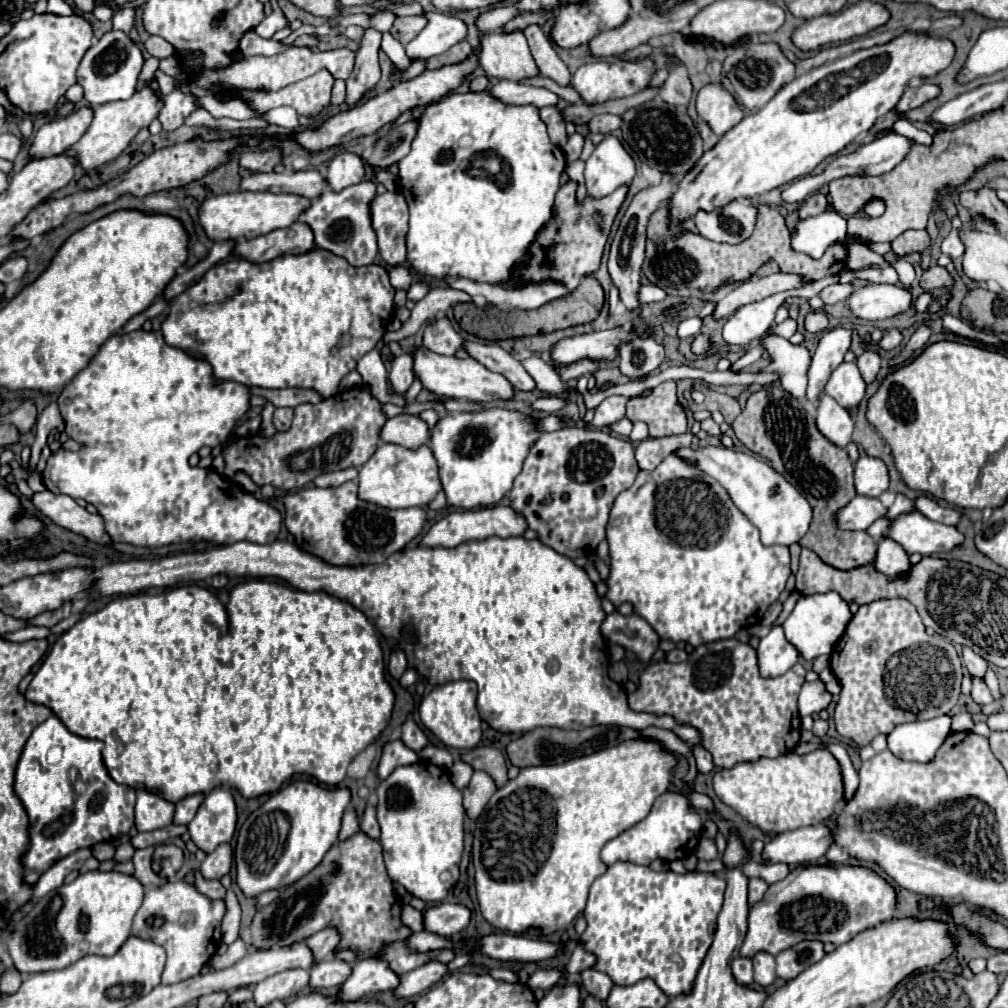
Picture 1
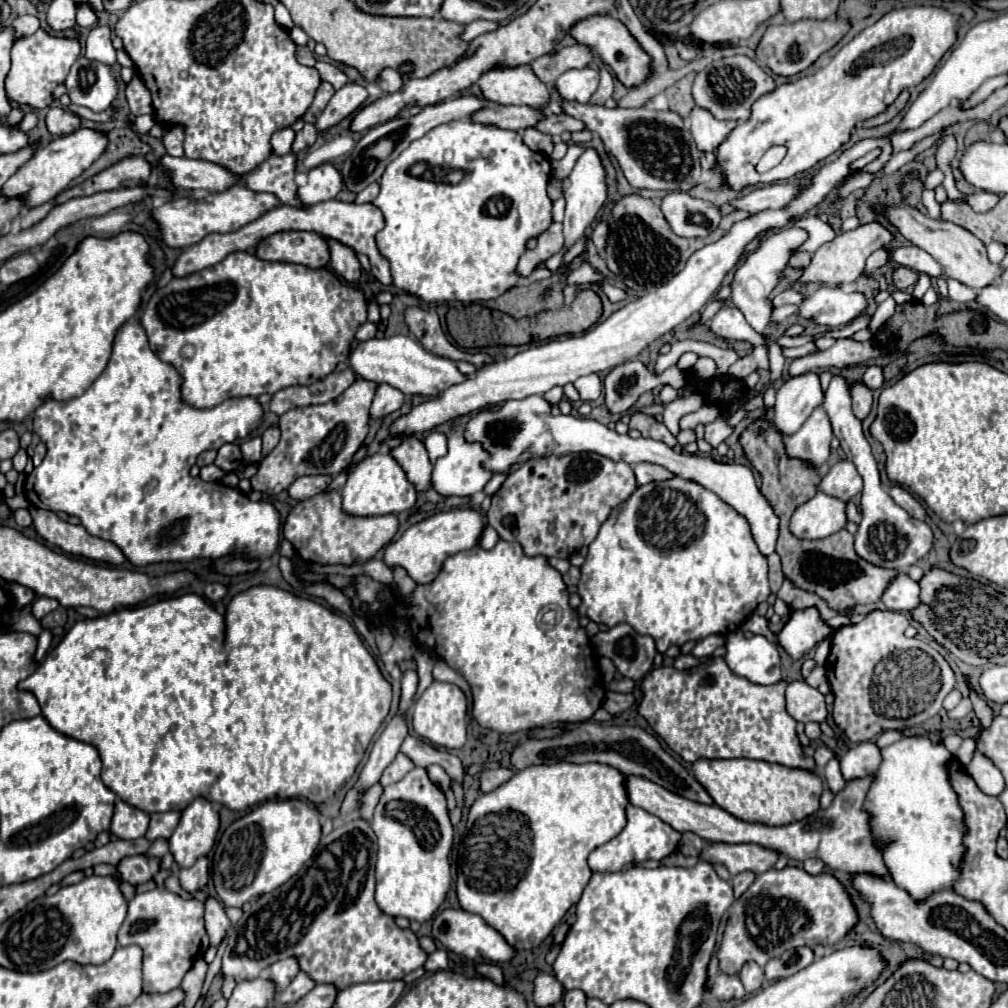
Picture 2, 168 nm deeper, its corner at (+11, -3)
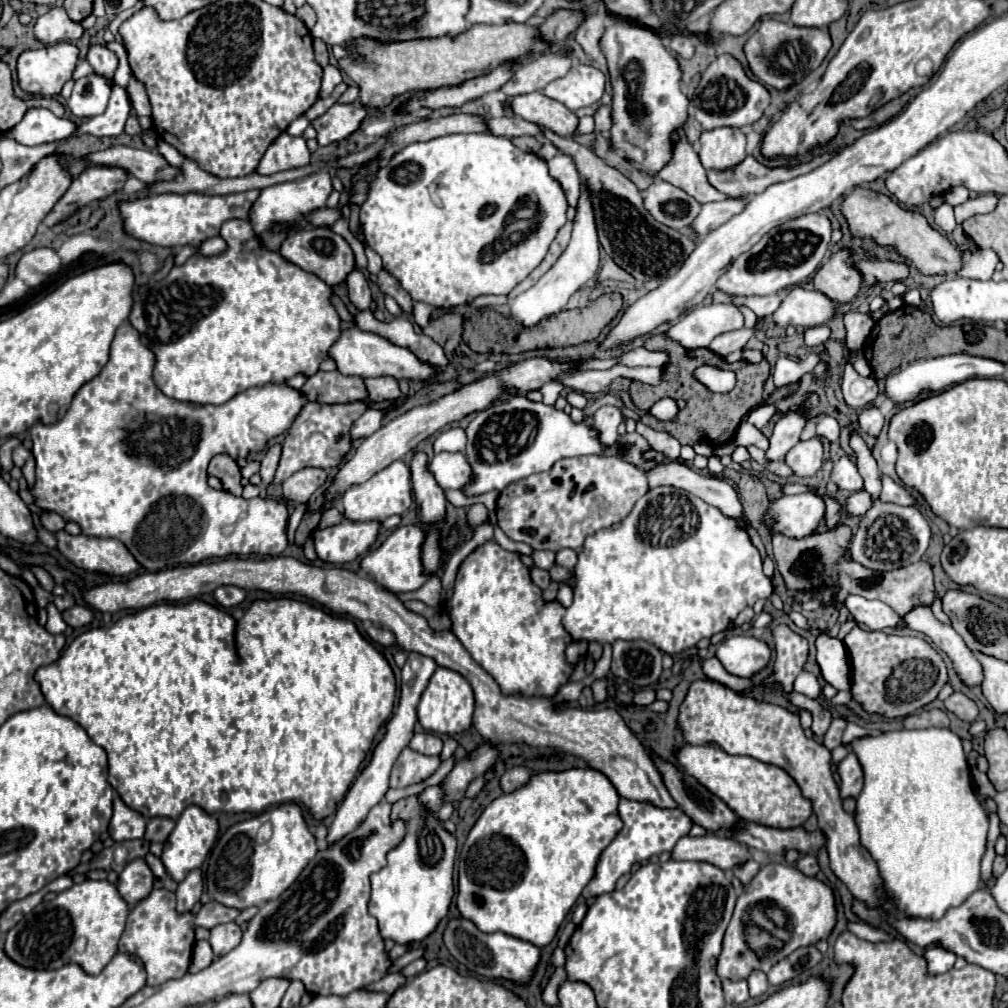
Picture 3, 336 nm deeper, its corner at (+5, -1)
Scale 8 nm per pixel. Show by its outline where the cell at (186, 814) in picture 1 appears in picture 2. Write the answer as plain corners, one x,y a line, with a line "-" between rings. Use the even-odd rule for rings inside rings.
166,811
166,813
152,813
150,815
150,827
146,831
146,839
154,841
154,839
168,839
172,835
172,831
176,829
180,821
180,813
176,811

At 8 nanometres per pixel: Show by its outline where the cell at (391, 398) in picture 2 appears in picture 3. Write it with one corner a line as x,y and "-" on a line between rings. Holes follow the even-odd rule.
398,397
398,399
394,399
394,403
392,403
390,407
386,407
386,409
376,409
376,407
368,409
368,411
352,425
350,435
354,437
354,441
364,439
364,437
372,435
374,431
378,431
380,425
382,425
382,421
388,417
388,413
392,413
392,411
398,409
398,407
402,407
404,403
406,403
406,397

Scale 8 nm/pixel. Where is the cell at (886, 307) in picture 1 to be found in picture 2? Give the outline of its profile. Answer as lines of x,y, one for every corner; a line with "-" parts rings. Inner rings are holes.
820,287
816,293
808,295
798,307
798,317
814,321
824,327
840,327
856,319
866,309
866,297
856,291
846,291
842,287

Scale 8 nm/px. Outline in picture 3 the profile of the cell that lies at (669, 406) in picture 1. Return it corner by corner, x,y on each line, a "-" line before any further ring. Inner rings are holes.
640,421
636,425
636,431
650,443
650,447
662,451
668,459
678,459
680,457
680,443
672,435
662,433
662,431
654,431
652,427
648,427

